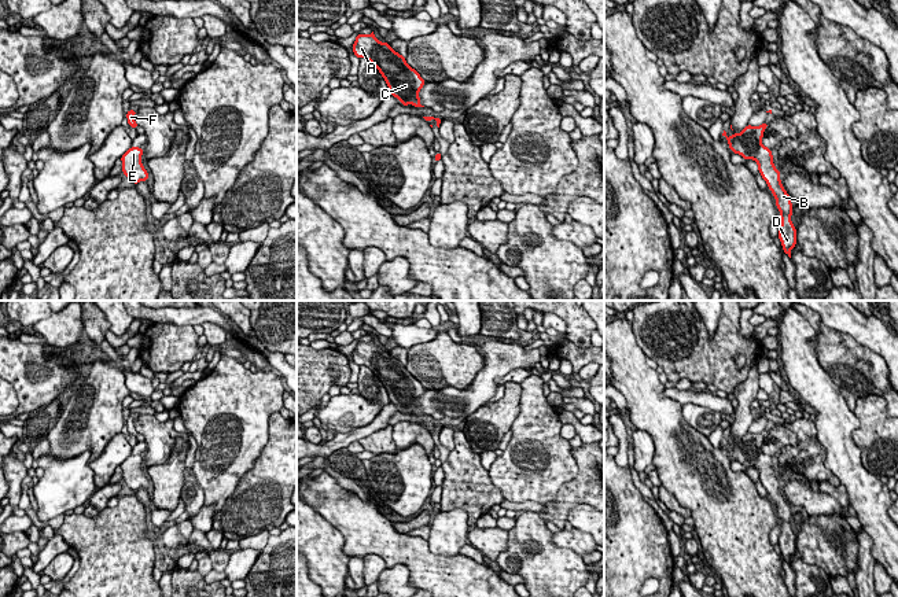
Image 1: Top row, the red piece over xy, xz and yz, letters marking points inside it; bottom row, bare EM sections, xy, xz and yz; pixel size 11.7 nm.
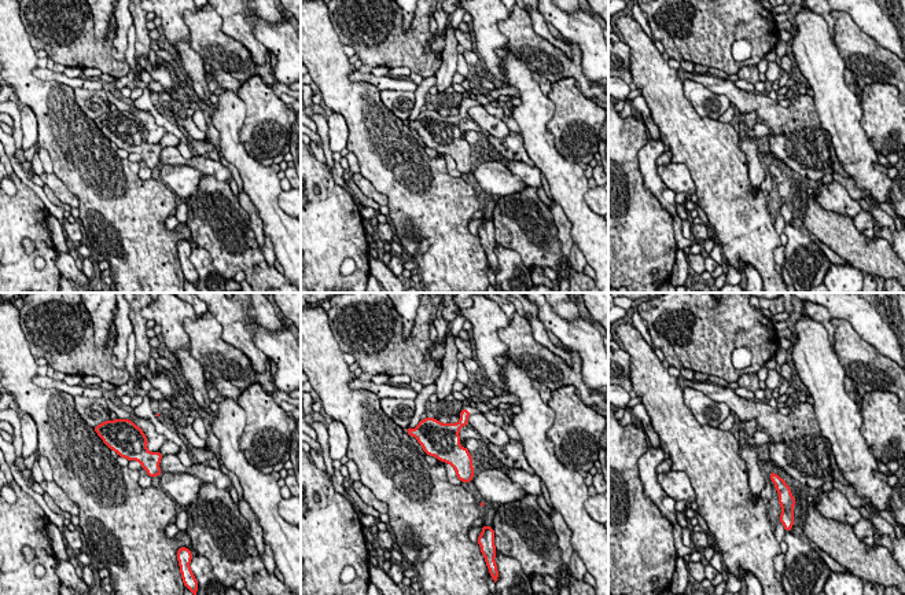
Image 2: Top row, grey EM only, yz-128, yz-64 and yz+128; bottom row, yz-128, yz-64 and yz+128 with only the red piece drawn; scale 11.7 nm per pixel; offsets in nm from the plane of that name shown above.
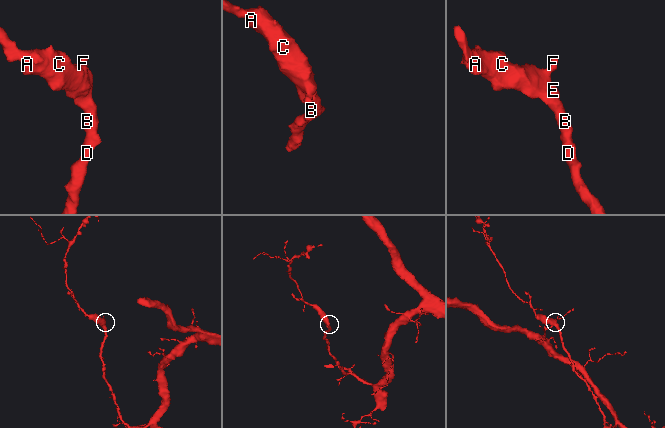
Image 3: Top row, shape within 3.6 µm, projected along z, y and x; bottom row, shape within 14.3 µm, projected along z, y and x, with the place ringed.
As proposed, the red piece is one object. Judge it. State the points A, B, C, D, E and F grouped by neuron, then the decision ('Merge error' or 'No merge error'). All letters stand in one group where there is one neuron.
Groups: A B C D E F. No merge error

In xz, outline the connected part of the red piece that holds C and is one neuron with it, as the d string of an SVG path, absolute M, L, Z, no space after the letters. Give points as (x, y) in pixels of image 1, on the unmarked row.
M373 339L357 342L353 361L358 366L365 365L379 377L387 390L390 402L397 405L402 413L424 414L420 412L417 401L426 388L406 371L402 362L391 357L389 350L379 349Z

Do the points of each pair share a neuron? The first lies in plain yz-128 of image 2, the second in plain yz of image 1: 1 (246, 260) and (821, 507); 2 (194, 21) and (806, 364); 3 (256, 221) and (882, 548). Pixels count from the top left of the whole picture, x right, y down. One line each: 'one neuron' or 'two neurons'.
1: two neurons
2: two neurons
3: two neurons

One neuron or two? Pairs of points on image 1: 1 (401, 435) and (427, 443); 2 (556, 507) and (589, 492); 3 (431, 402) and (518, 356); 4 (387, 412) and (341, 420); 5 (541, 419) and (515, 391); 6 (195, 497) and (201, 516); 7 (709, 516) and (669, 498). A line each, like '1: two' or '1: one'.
1: one
2: one
3: one
4: two
5: two
6: two
7: two

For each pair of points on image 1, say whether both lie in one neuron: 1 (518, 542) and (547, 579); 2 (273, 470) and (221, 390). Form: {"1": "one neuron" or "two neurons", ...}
{"1": "one neuron", "2": "two neurons"}

